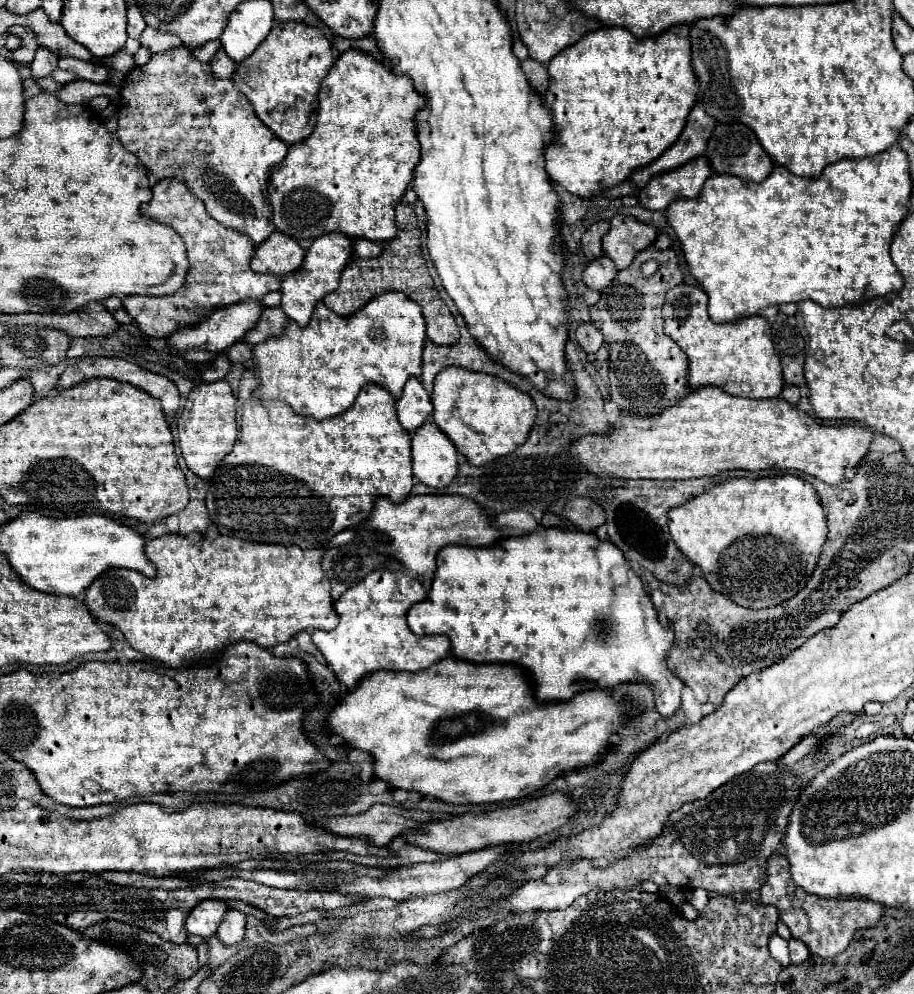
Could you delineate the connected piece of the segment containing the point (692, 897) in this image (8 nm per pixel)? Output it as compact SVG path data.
M702 888L692 890L692 892L688 894L688 902L690 902L690 904L694 904L698 912L700 912L700 910L704 910L704 906L706 906L706 902L708 902L708 898L706 898L706 890L702 890Z

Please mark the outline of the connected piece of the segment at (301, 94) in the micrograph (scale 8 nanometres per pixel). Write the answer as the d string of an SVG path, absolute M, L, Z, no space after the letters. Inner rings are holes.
M300 22L276 24L268 38L244 62L236 64L234 86L248 98L256 116L288 146L312 134L318 118L318 90L334 64L332 44L312 26Z

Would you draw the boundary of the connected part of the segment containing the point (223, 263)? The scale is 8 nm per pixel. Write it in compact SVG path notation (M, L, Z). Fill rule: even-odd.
M158 180L152 188L152 200L140 206L140 212L162 224L170 224L182 238L188 250L190 270L184 286L172 296L126 296L122 302L126 312L138 322L140 330L148 338L166 338L180 328L188 328L208 318L212 310L228 304L242 302L246 298L262 298L272 290L280 290L282 278L276 274L256 274L250 268L254 256L254 242L238 230L226 228L216 222L204 208L204 204L186 188L184 182Z

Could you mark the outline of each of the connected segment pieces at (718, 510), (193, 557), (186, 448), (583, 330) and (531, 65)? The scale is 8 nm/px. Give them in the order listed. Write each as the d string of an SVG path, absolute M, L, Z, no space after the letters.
M798 476L760 480L732 478L716 484L686 504L672 508L668 512L668 526L676 546L680 546L682 554L702 570L712 590L732 598L732 602L744 608L770 608L796 596L812 576L828 534L826 514L818 502L816 490L808 480Z
M170 534L170 536L162 536L162 538L156 538L156 540L148 540L146 542L146 554L148 558L154 562L156 566L156 578L146 578L144 574L140 572L134 572L134 570L122 570L122 568L114 568L114 570L108 570L104 572L102 576L98 576L92 586L86 590L84 598L86 598L86 606L90 612L94 612L94 616L100 620L100 622L108 622L112 626L116 626L118 630L122 630L122 634L126 636L128 644L142 652L144 656L152 658L152 660L160 660L164 662L166 666L172 666L172 668L188 668L192 664L206 664L208 660L212 660L222 648L226 648L228 644L234 644L234 642L242 642L242 640L248 640L248 642L256 642L258 646L262 648L272 648L276 644L282 644L282 642L288 642L290 638L294 638L298 632L302 630L332 630L338 626L338 614L334 610L334 604L332 604L332 598L330 598L330 586L324 578L324 572L322 572L322 550L302 550L298 546L294 545L281 545L281 544L258 544L258 542L244 542L244 540L236 540L232 536L218 536L214 540L198 540L198 542L192 542L190 538L186 536L180 536L180 534Z
M226 380L218 382L200 382L196 384L188 398L186 404L178 416L178 440L180 440L180 450L184 456L186 466L198 476L198 478L212 478L214 470L222 462L226 454L232 452L232 446L236 442L236 398L232 394L232 388Z
M580 324L578 330L576 330L576 340L578 340L578 344L580 344L586 352L590 352L590 354L598 352L600 346L604 344L604 336L602 336L600 330L596 330L592 324Z
M526 58L522 62L522 70L528 76L530 84L536 88L536 92L546 94L546 90L548 90L548 68L544 64L532 60L532 58Z

